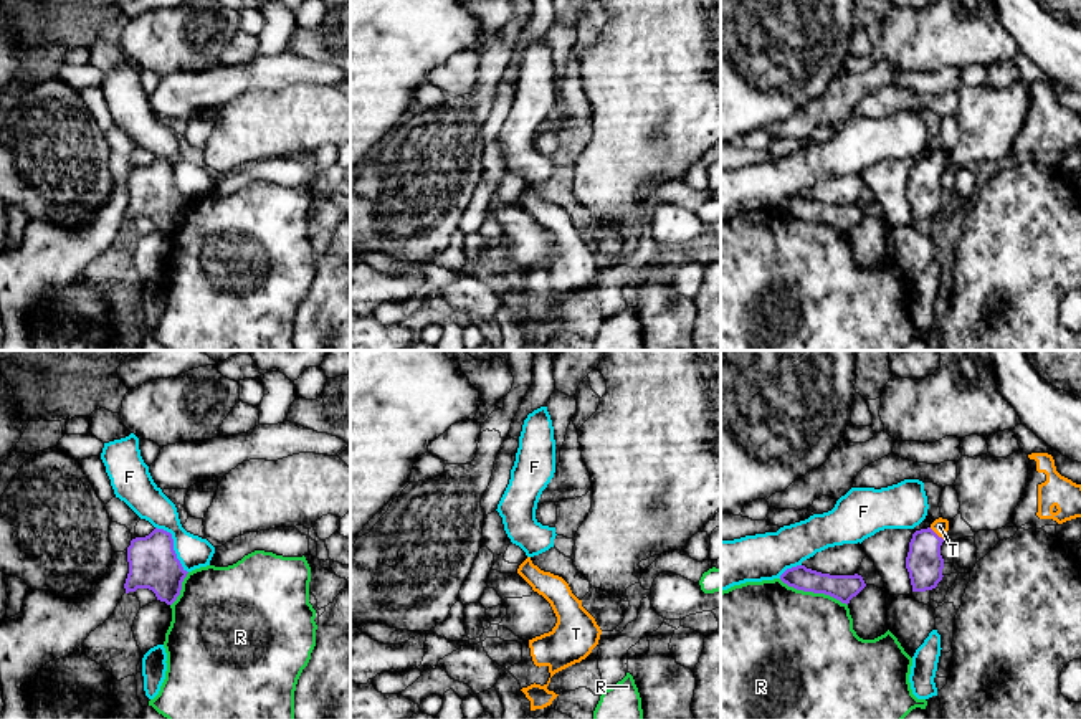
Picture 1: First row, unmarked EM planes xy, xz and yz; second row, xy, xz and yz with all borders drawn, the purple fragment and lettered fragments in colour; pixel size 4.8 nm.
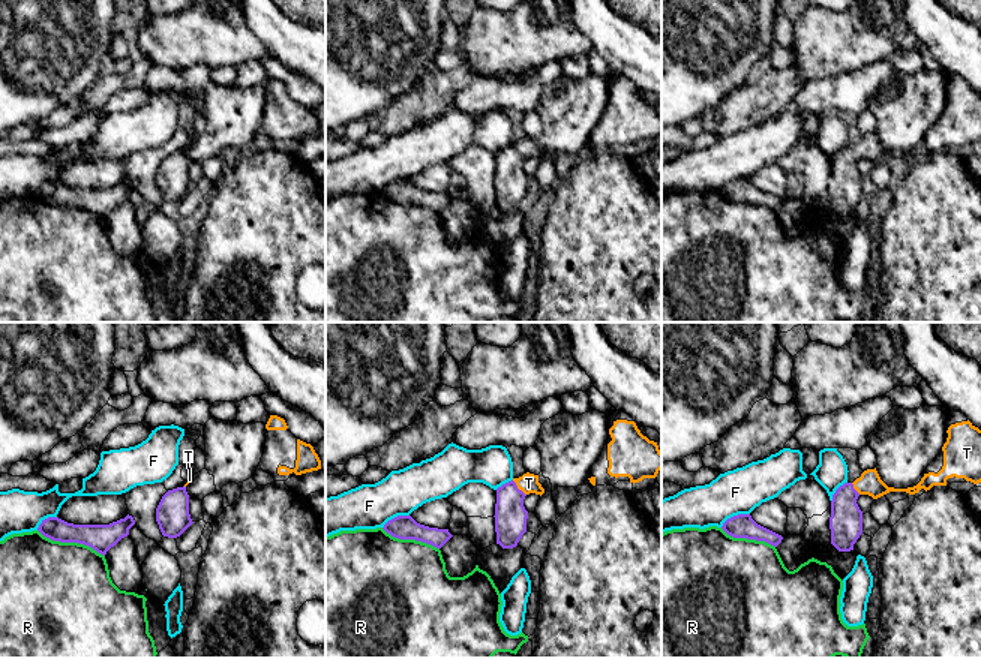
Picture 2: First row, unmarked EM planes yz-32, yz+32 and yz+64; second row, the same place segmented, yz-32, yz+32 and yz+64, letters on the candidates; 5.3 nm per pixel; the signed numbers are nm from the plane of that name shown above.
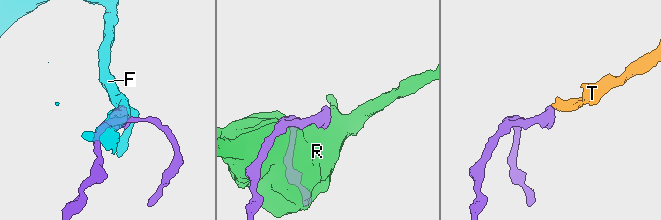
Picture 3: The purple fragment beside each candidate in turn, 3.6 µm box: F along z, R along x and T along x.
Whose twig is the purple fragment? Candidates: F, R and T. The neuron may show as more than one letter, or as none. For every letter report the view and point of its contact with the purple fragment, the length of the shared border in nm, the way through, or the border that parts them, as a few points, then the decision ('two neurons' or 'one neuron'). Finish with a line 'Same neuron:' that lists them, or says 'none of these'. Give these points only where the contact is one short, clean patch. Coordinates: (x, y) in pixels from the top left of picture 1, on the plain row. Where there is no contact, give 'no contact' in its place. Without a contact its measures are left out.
F: contact xy (172, 176); length 280 nm; two neurons
R: contact yz (814, 222); length 360 nm; two neurons
T: contact yz (934, 162); length 90 nm; way yz (924, 192), (924, 176), (934, 162), (939, 156); one neuron
Same neuron: T

